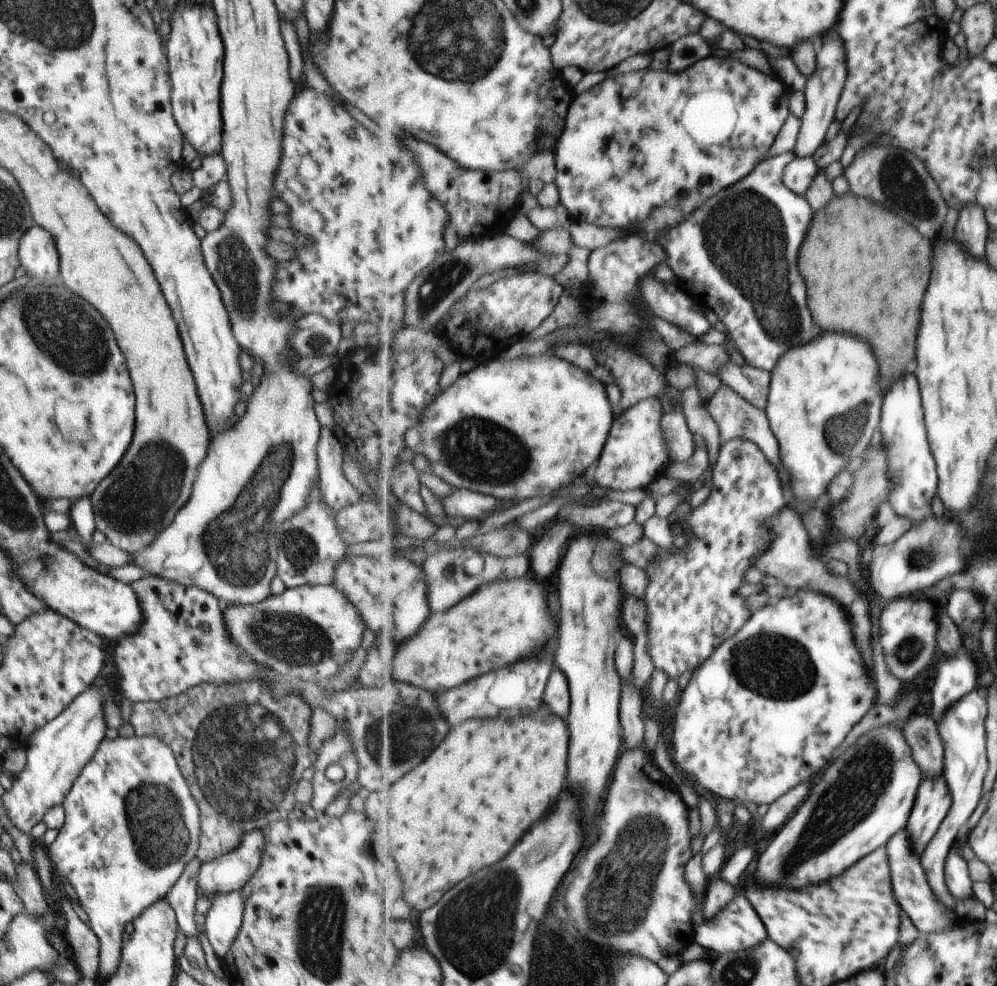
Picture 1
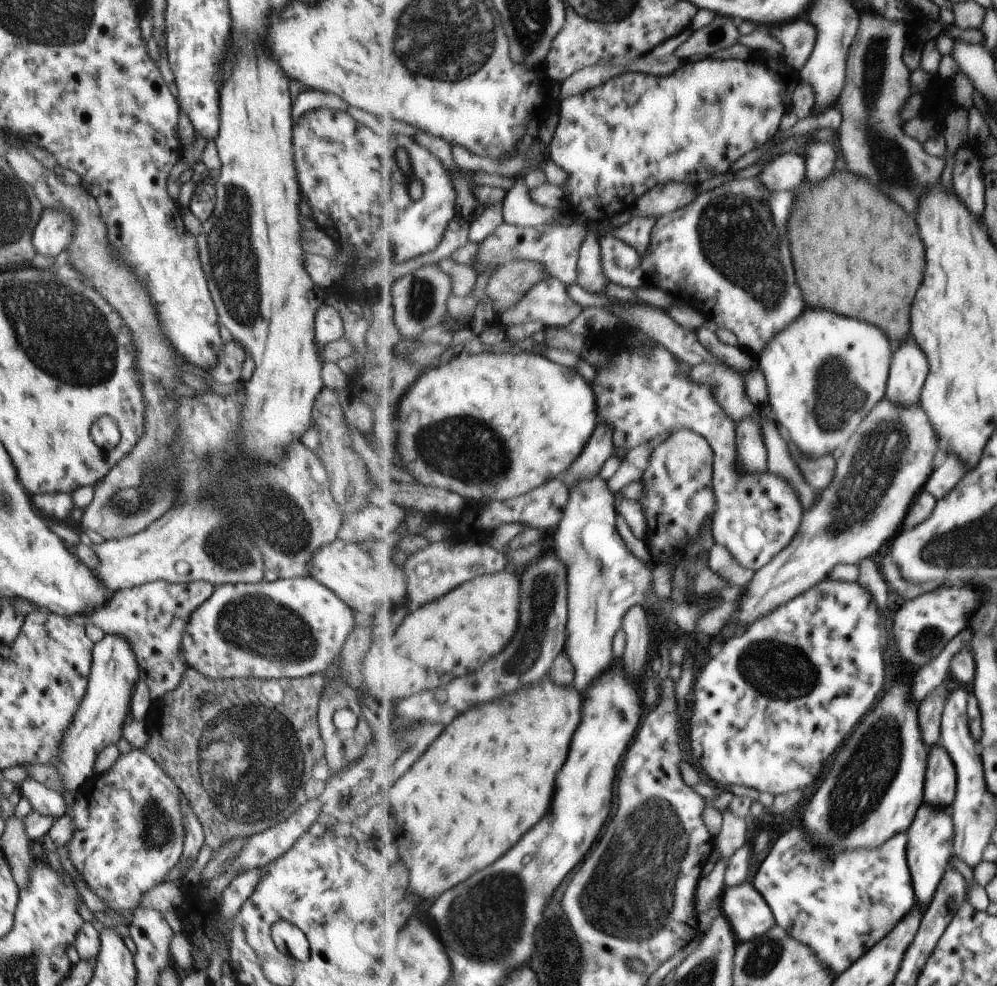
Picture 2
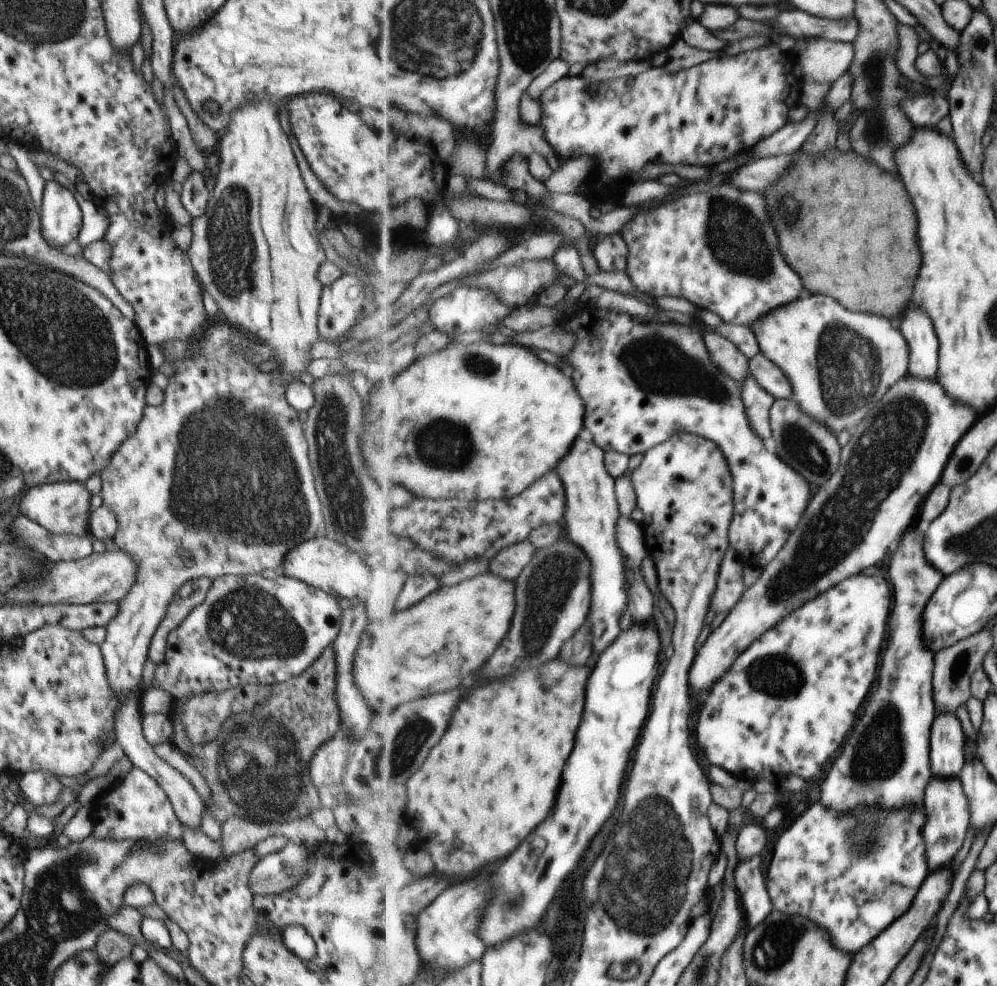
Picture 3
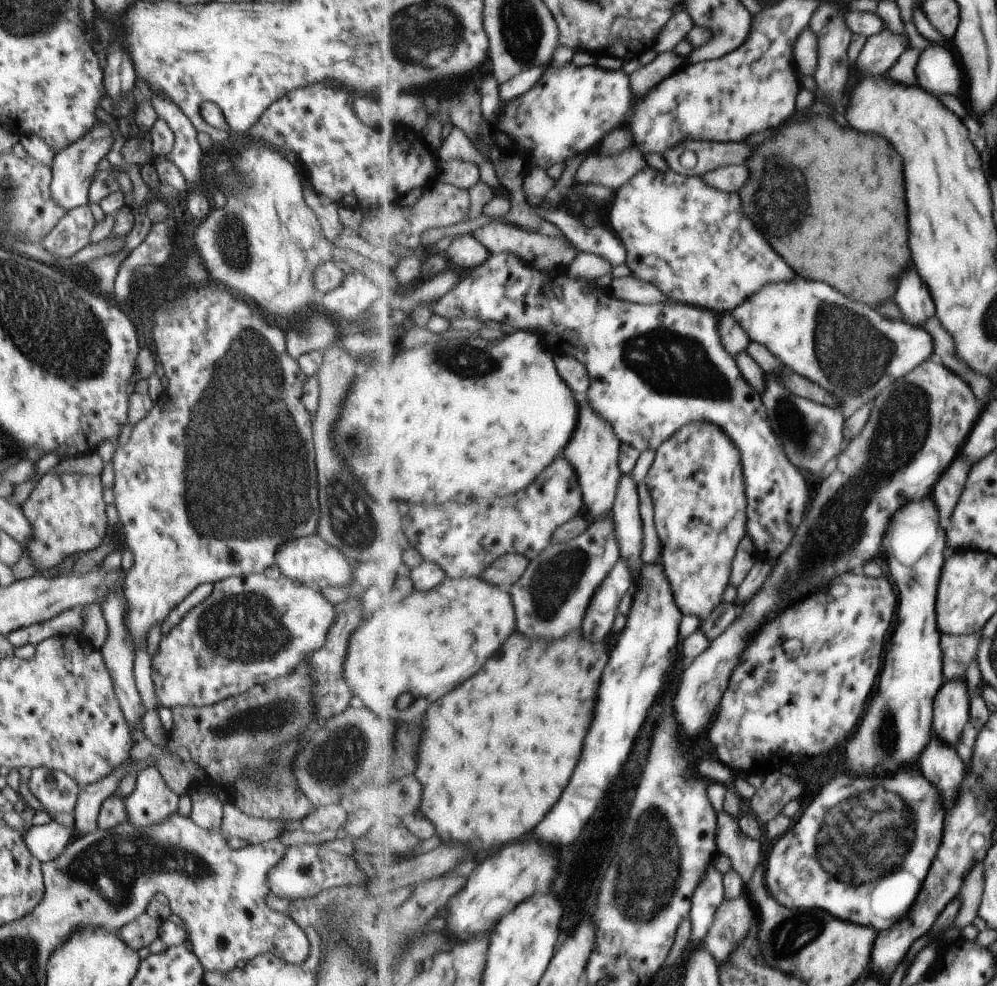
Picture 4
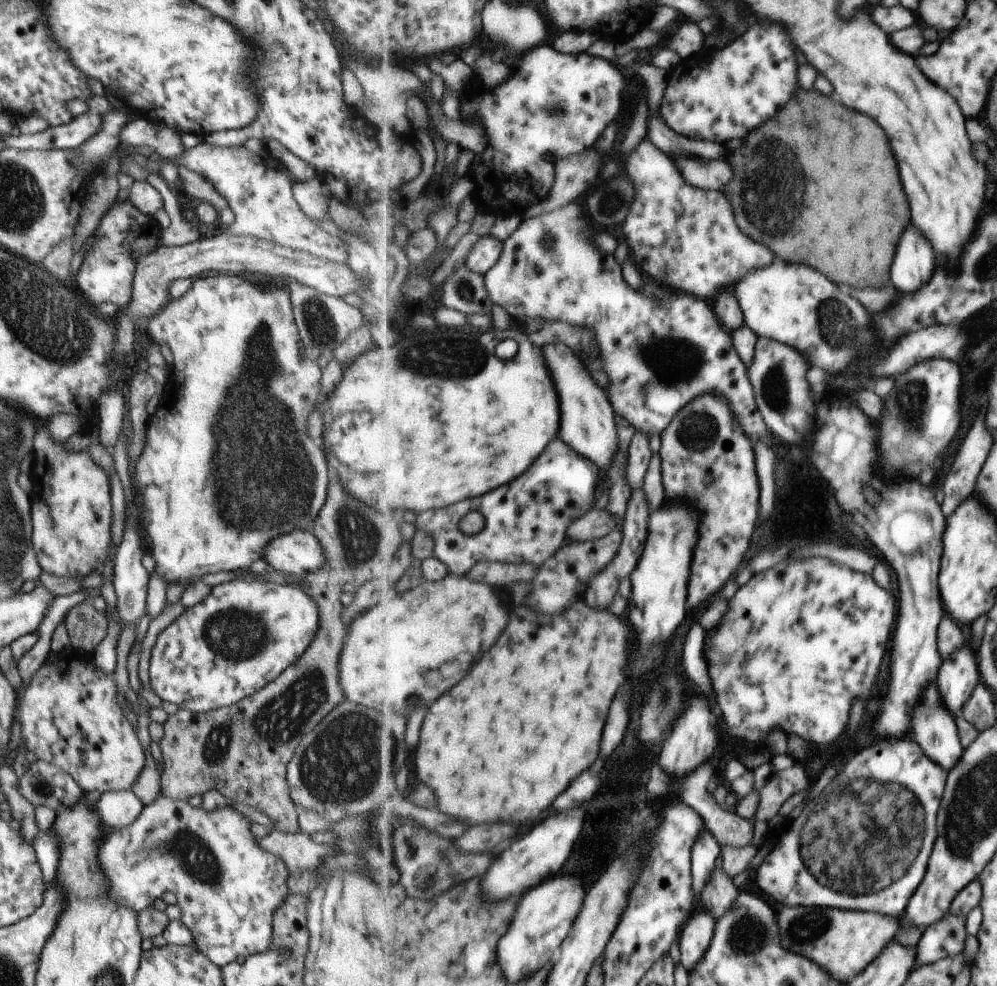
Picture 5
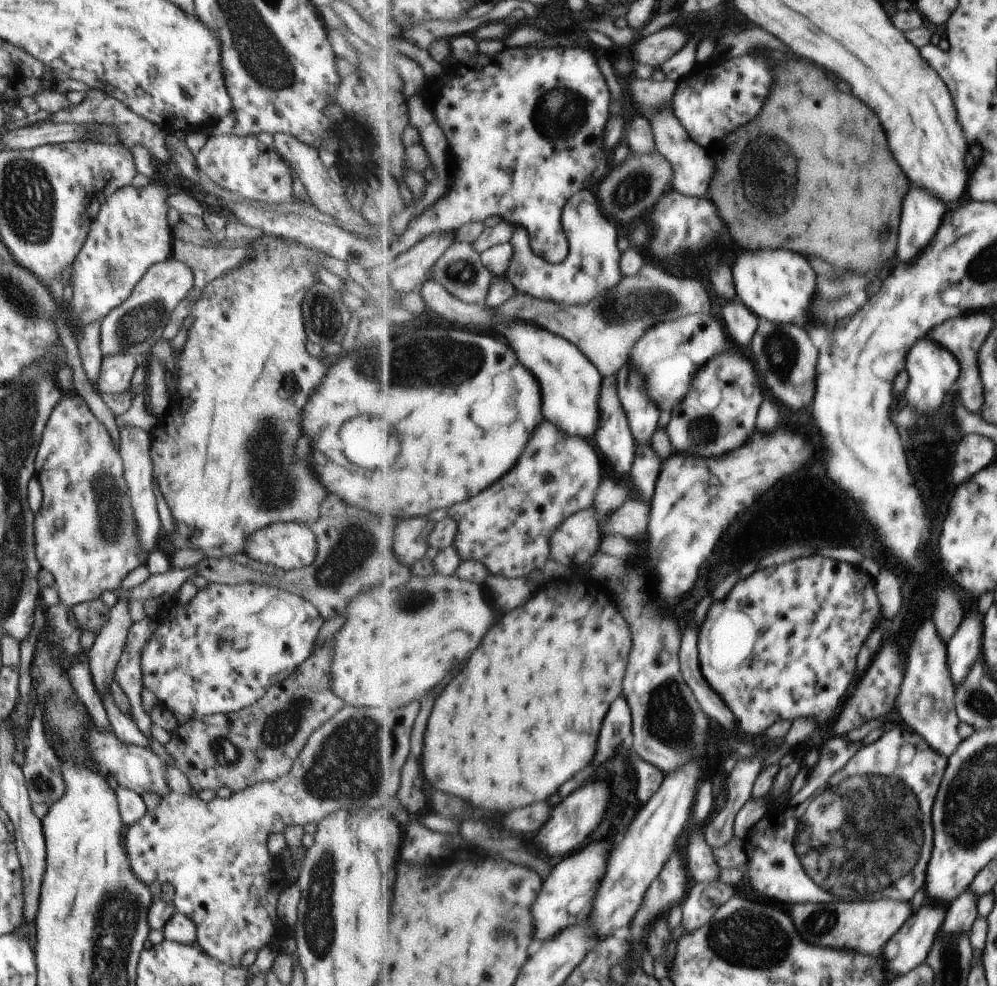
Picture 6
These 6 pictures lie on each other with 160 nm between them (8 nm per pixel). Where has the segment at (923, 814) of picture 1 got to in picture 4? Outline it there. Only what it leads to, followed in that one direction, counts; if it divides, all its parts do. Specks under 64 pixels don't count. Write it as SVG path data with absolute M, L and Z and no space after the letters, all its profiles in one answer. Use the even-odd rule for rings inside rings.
M963 677L946 680L934 704L935 735L957 746L965 725L971 720L970 702Z

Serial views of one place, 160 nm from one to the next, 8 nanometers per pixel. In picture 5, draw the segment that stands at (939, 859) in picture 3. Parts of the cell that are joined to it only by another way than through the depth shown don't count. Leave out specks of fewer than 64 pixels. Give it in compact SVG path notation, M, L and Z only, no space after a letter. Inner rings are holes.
M931 681L925 687L920 703L912 712L911 734L934 761L937 761L943 768L949 768L949 771L957 764L963 754L965 748L960 739L956 716L949 710L949 707L942 699L940 686L936 681Z

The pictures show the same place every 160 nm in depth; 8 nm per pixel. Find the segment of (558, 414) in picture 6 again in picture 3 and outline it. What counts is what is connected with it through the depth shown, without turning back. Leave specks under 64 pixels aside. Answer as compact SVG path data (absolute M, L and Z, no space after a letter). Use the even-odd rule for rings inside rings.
M587 434L577 438L573 452L561 460L557 472L565 480L567 512L564 518L565 538L573 541L592 560L592 606L589 622L595 624L595 652L603 652L621 634L621 616L627 610L627 580L625 580L625 557L617 544L619 502L615 496L615 478L605 468L605 449Z

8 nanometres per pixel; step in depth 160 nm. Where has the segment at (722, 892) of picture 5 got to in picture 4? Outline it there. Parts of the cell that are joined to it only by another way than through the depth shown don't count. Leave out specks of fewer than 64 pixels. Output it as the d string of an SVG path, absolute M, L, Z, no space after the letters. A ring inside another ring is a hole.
M747 893L733 900L725 899L715 913L703 946L709 949L721 968L731 957L744 938L754 928L754 903Z

